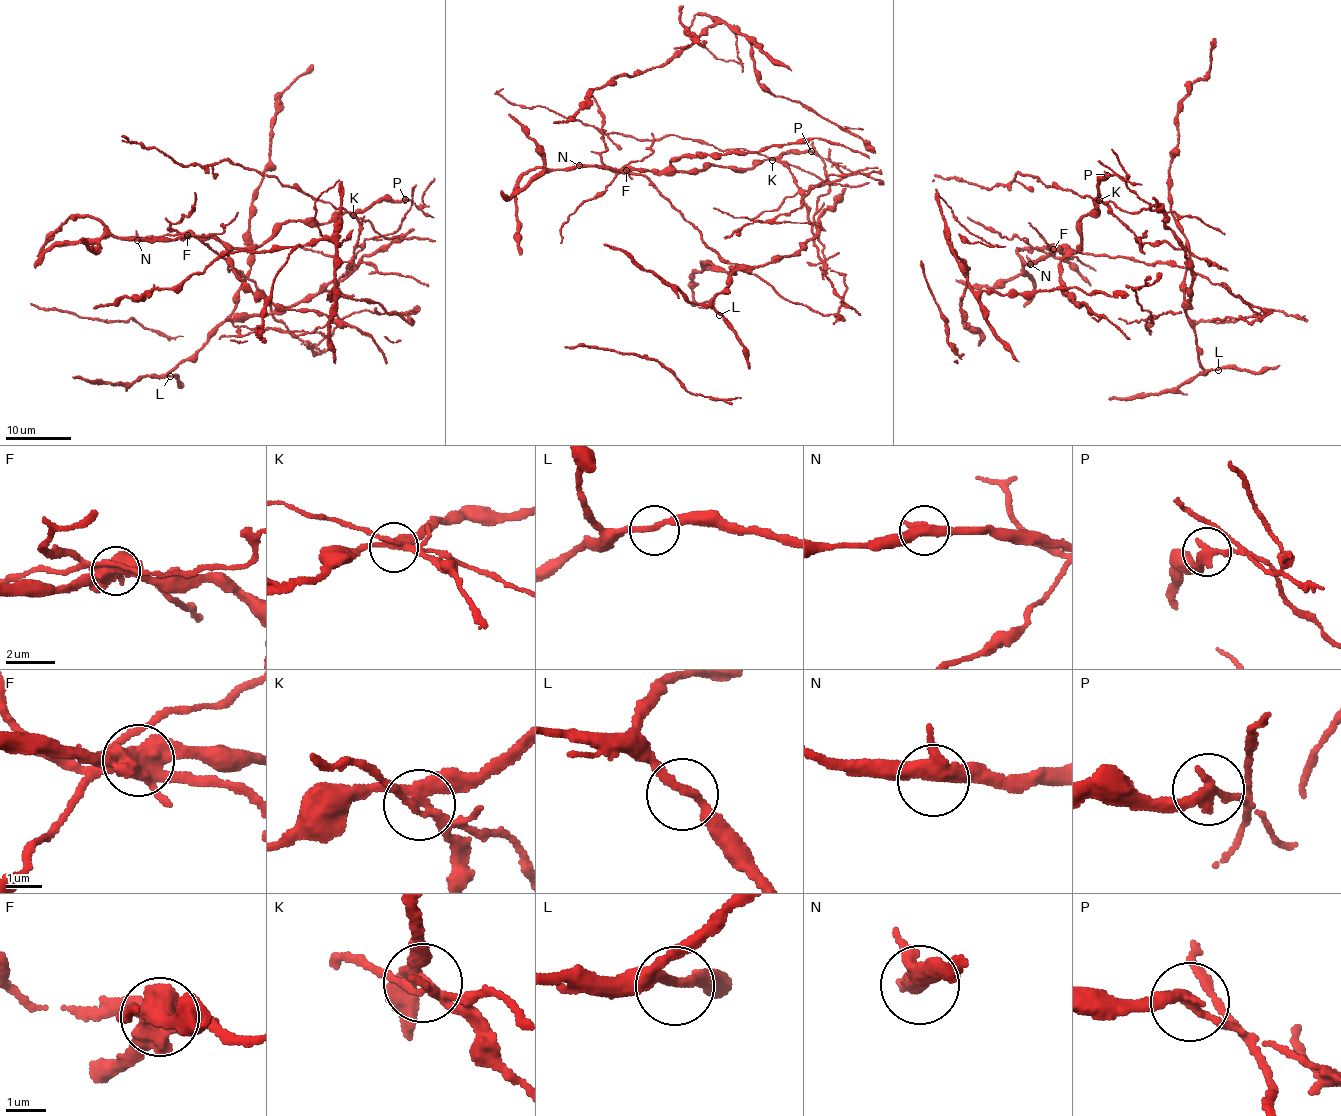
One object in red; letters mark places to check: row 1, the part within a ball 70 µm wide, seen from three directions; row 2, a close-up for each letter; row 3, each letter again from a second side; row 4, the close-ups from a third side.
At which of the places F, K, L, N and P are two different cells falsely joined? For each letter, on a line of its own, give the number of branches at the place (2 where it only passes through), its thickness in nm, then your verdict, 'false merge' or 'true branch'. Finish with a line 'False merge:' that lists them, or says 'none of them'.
F: 6 branches meet; 600 nm thick; false merge
K: 5 branches meet; 260 nm thick; false merge
L: 2 branches meet; 240 nm thick; true branch
N: 3 branches meet; 360 nm thick; true branch
P: 2 branches meet; 280 nm thick; false merge
False merge: F, K, P

